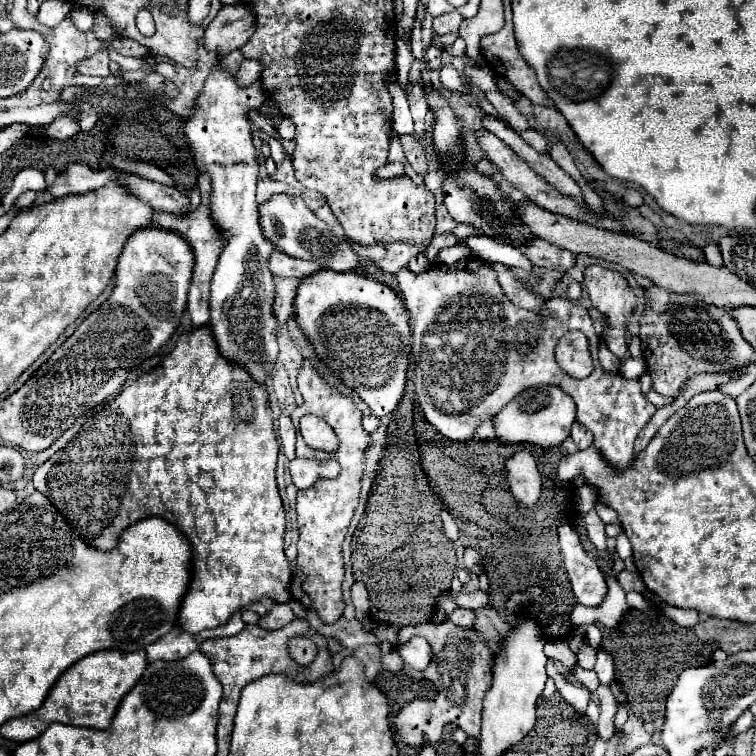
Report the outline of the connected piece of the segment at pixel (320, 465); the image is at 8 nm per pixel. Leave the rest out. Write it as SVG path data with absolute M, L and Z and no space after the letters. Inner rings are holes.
M292 459L290 475L296 489L308 489L312 483L320 479L334 479L338 475L338 463L330 461L314 461L314 459Z

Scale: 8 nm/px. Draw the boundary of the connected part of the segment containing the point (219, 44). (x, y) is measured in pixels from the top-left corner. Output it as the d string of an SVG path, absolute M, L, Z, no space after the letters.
M236 5L224 7L208 27L204 35L204 45L214 51L234 51L248 43L252 33L256 31L256 13L250 7Z

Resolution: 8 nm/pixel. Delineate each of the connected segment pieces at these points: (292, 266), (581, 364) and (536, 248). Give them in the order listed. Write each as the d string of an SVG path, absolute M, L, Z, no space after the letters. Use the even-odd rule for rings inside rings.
M272 251L272 255L268 257L268 269L272 271L272 275L280 275L280 277L308 277L320 271L318 263L308 263L302 259L294 259L290 255L284 255L282 251Z
M568 331L556 345L558 365L572 377L584 379L592 373L592 357L588 351L588 339L582 331Z
M534 239L534 241L530 241L528 247L524 245L524 249L520 249L520 251L526 253L526 257L532 261L532 265L546 267L546 269L568 271L576 263L576 253L562 249L562 247L554 247L554 245L546 243L544 239Z

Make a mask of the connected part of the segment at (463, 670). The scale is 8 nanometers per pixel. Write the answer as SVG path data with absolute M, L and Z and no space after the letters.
M422 623L416 627L402 627L398 643L404 644L414 635L426 637L434 649L432 663L424 671L424 677L436 685L438 697L434 700L414 699L404 706L393 721L400 739L414 747L422 747L424 743L437 743L442 738L444 723L456 723L468 735L480 737L478 733L482 719L482 699L490 687L494 667L494 653L486 645L484 635L478 633L474 627L460 629L456 625Z

